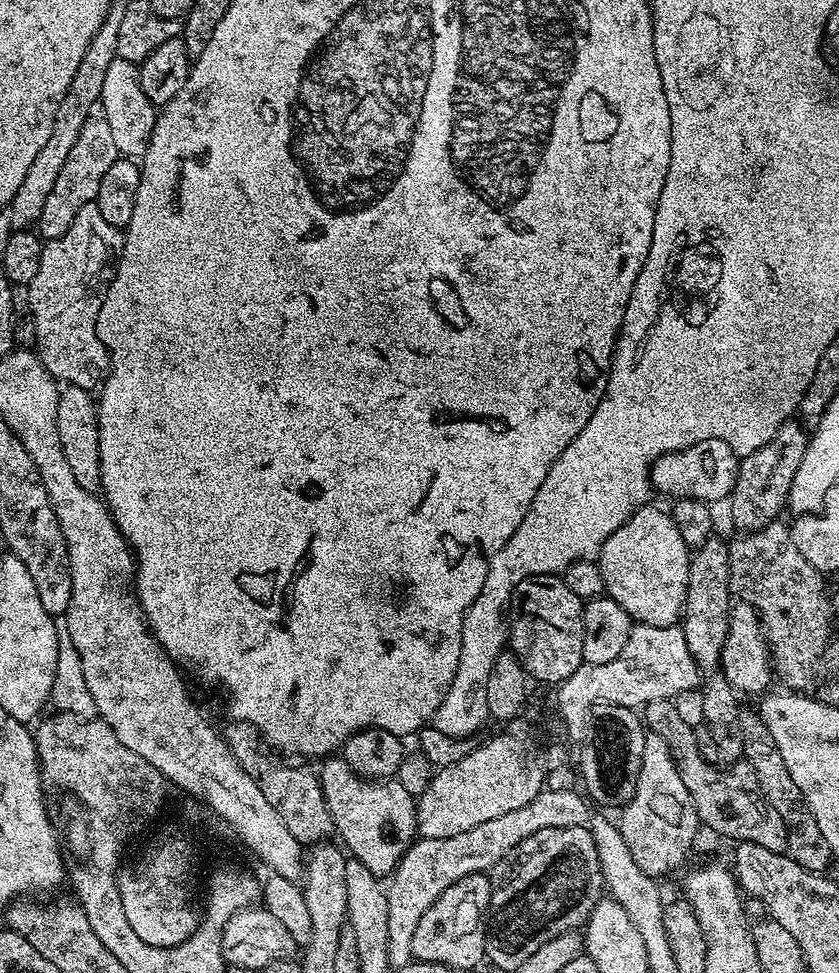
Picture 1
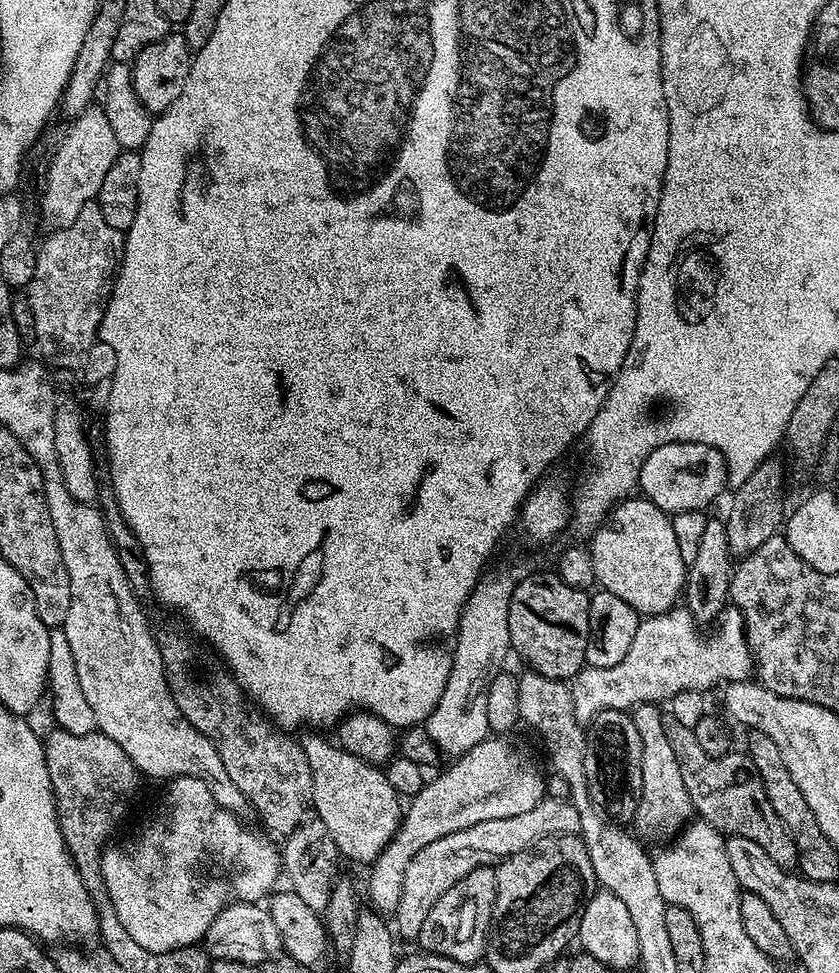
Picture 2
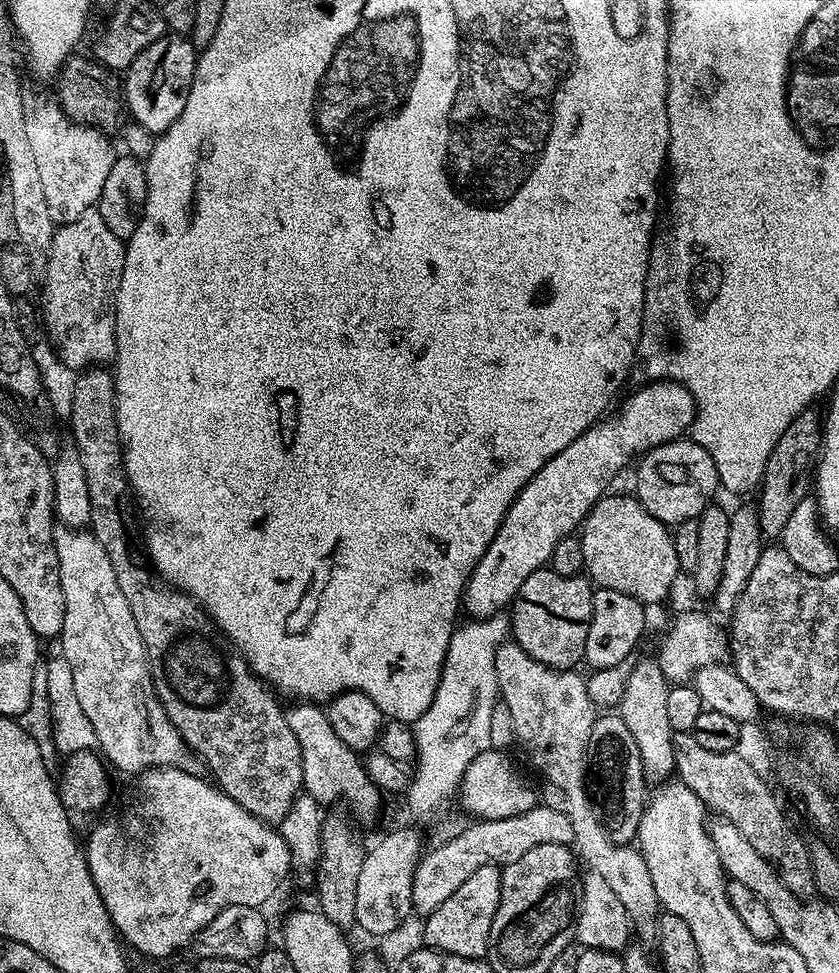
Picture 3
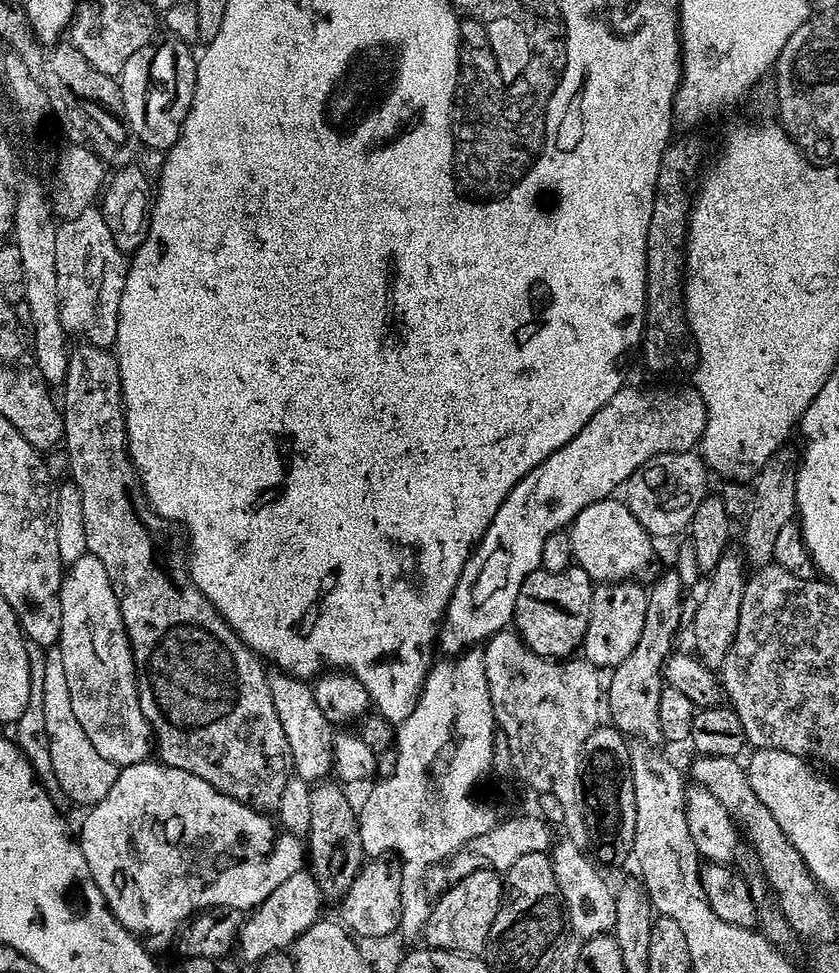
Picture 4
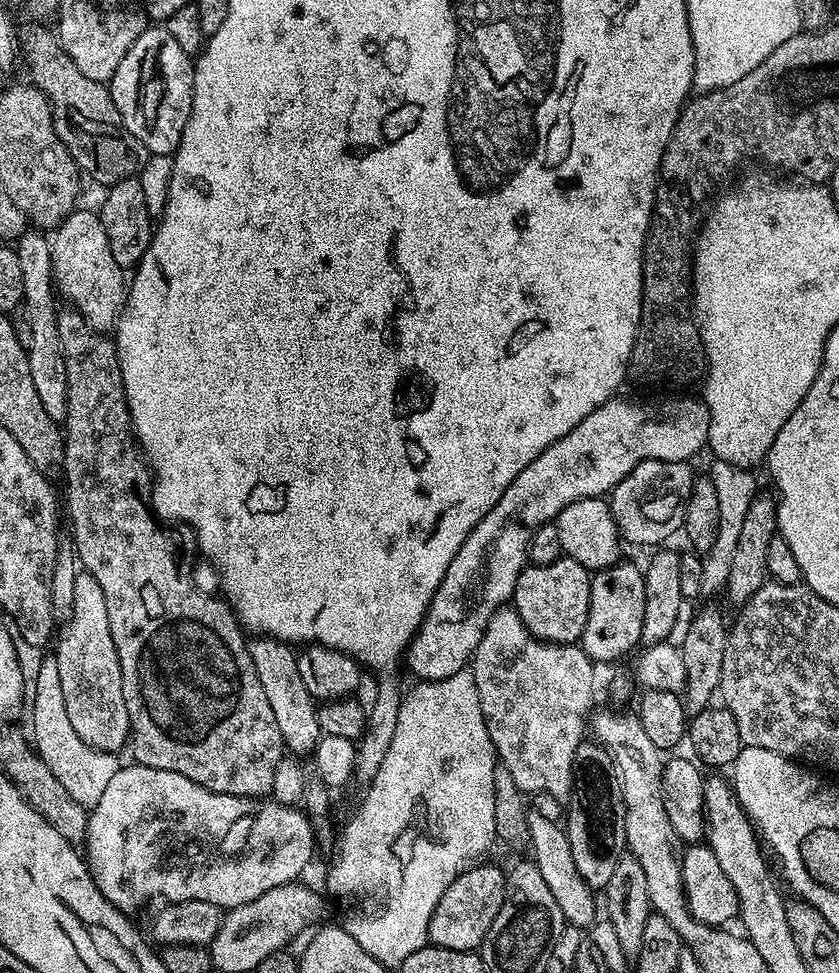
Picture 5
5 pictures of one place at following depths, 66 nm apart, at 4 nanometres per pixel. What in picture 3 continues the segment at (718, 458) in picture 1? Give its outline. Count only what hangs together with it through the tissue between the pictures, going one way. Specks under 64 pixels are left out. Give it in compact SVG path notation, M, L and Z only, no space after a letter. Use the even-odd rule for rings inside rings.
M691 438L672 440L645 452L639 464L634 495L643 508L658 518L658 522L677 526L699 518L707 510L712 498L708 496L715 494L718 477L712 455L701 444Z

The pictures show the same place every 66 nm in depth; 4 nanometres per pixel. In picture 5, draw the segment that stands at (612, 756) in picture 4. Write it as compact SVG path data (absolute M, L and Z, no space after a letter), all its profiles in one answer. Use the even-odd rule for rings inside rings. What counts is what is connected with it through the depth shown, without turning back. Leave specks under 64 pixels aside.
M581 742L576 751L576 766L572 769L572 783L574 800L580 803L580 808L569 807L566 812L570 854L574 854L578 874L582 874L590 886L603 886L610 882L614 866L618 866L628 847L626 802L612 755L598 743Z

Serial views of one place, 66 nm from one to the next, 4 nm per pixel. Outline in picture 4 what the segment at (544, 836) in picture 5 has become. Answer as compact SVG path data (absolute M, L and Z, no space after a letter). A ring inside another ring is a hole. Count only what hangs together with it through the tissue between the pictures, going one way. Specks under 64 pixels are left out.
M567 838L557 839L550 848L550 855L560 897L564 899L567 927L581 938L611 933L616 921L616 893L613 885L604 881L603 874L599 872L601 869L584 857L585 849L574 846L574 842Z

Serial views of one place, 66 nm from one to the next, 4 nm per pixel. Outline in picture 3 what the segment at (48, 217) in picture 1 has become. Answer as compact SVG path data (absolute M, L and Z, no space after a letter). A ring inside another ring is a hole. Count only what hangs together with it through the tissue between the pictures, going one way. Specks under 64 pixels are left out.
M59 103L40 104L33 112L31 109L27 117L26 138L38 165L38 175L42 178L50 218L54 218L57 226L74 222L74 218L82 218L86 210L99 205L102 186L110 175L110 166L114 166L117 149L112 149L101 129L71 120Z

